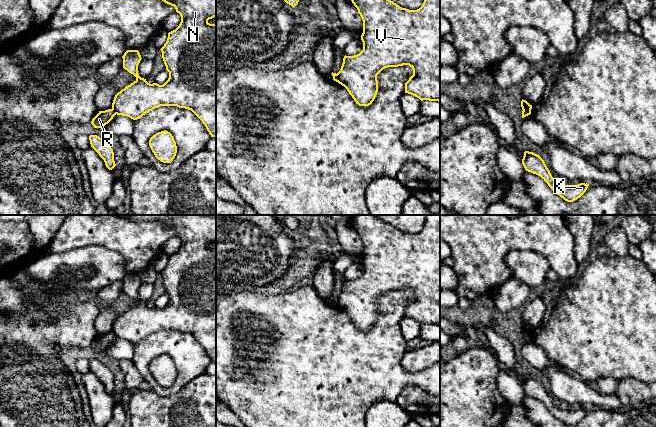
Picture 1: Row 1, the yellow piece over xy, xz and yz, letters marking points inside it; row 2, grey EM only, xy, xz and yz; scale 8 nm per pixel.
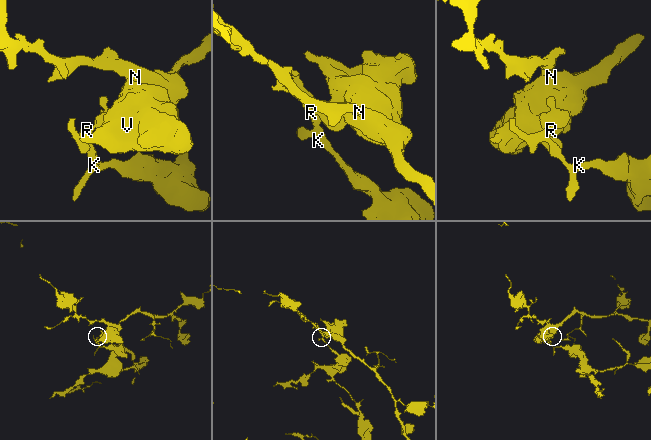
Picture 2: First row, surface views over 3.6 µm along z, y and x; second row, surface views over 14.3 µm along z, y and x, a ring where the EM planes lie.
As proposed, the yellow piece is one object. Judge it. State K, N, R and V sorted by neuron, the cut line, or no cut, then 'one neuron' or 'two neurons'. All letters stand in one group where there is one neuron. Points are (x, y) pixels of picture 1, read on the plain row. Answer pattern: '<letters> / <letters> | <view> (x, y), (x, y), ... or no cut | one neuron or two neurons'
K R / N V | xy (112, 332), (116, 337) | two neurons

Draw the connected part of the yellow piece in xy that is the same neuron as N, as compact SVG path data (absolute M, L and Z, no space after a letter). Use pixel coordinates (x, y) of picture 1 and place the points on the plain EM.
M119 215L119 216L136 222L138 221L159 222L165 227L175 231L176 236L179 237L181 240L181 246L175 254L168 257L167 265L164 268L164 270L160 273L162 276L162 282L166 290L166 294L169 296L168 304L163 309L159 309L157 307L150 308L146 305L146 303L141 302L138 298L138 289L142 283L139 275L127 274L122 280L123 292L127 294L129 297L133 298L136 301L136 304L115 319L112 327L112 333L115 335L117 339L123 339L133 344L137 344L146 337L160 330L177 330L179 332L185 332L191 334L202 345L202 347L205 349L211 361L216 361L216 248L210 248L208 246L209 243L216 241L216 219L205 215Z

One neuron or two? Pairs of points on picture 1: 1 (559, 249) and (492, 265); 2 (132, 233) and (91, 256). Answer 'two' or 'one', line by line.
1: one
2: two

